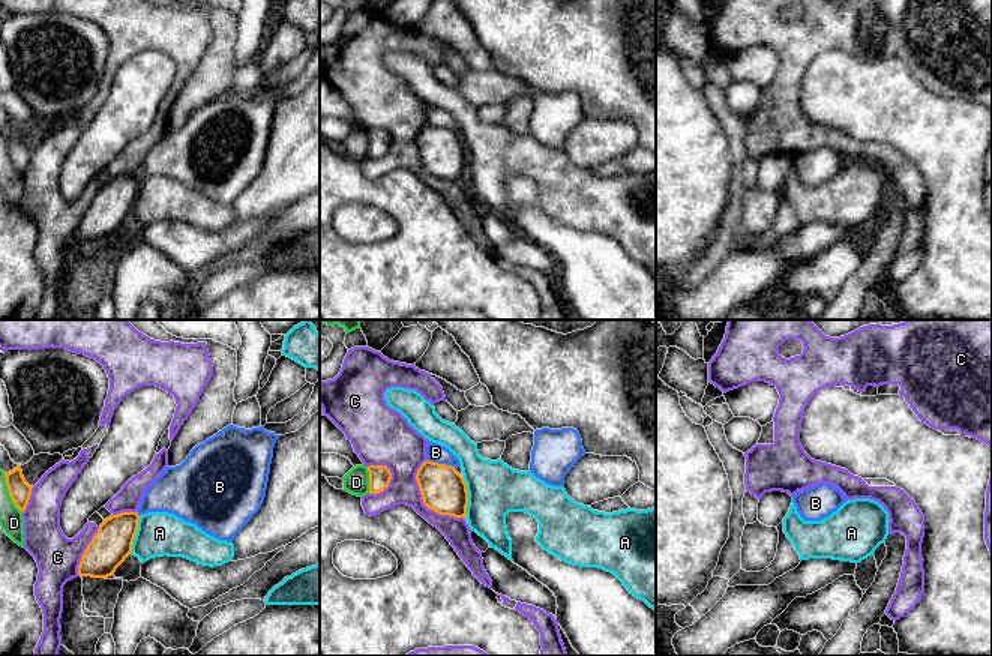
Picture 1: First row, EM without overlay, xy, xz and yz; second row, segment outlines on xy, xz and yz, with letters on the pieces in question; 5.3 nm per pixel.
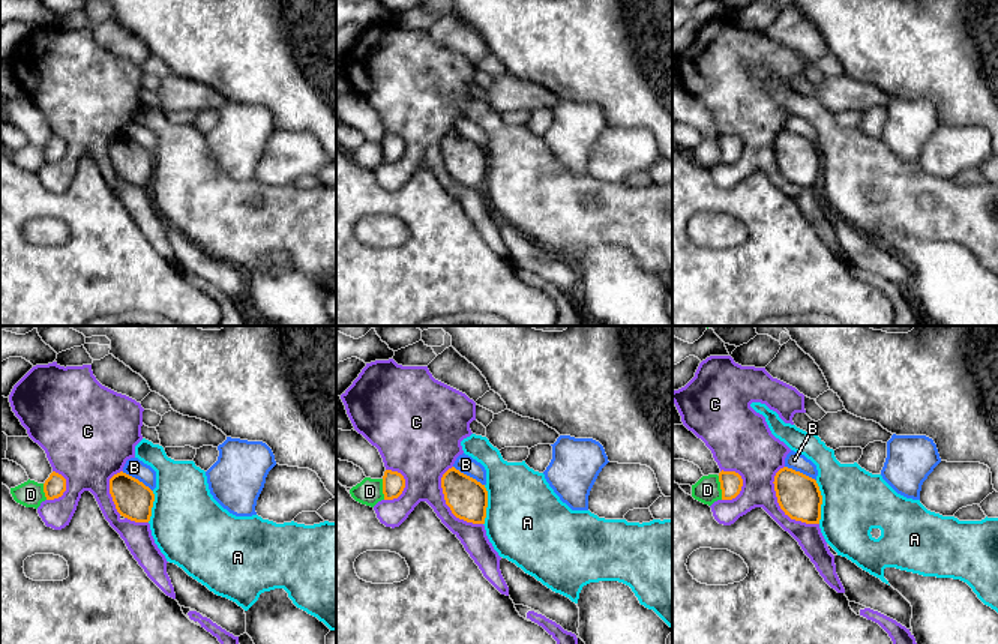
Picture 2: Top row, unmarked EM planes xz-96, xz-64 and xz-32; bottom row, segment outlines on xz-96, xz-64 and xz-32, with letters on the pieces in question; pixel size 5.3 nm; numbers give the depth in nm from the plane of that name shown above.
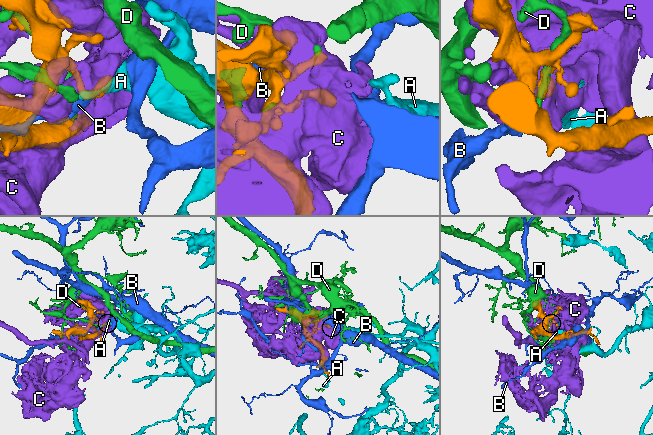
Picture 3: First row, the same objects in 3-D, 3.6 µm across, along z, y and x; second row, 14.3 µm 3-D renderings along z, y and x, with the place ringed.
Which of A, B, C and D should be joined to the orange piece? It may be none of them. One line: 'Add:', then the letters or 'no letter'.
Add: no letter

